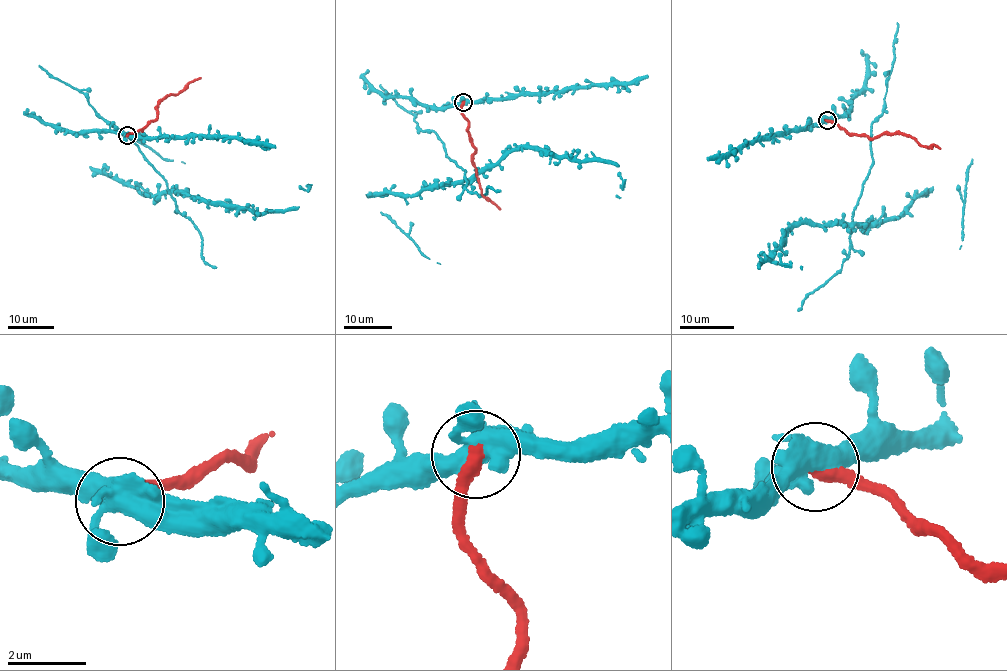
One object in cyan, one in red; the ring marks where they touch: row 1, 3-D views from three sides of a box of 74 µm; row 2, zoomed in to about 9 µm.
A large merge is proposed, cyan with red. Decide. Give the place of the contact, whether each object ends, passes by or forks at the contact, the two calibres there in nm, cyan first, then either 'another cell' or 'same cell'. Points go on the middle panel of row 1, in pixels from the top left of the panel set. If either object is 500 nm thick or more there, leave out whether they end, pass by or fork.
at (463, 102); 500 nm thick on the cyan side, 360 nm on the other; another cell

